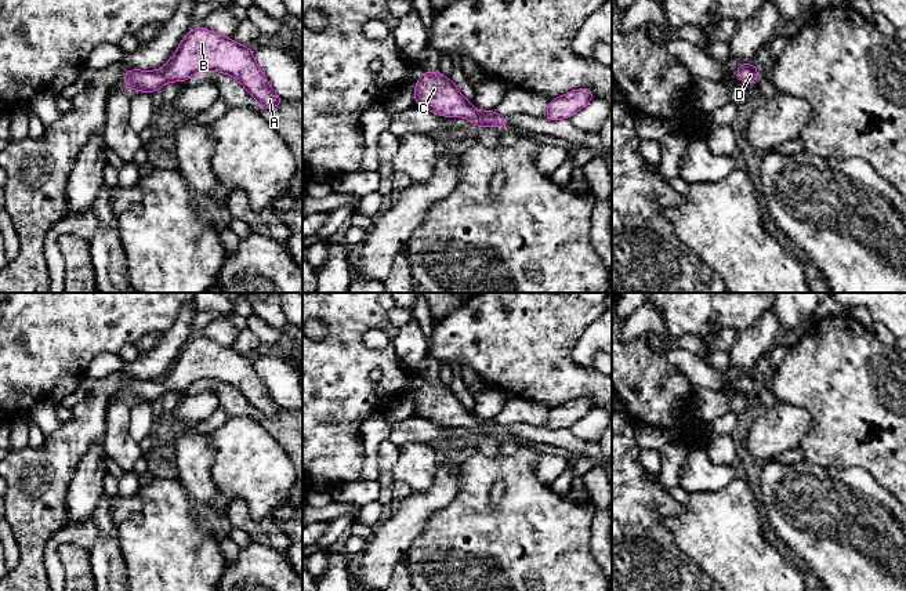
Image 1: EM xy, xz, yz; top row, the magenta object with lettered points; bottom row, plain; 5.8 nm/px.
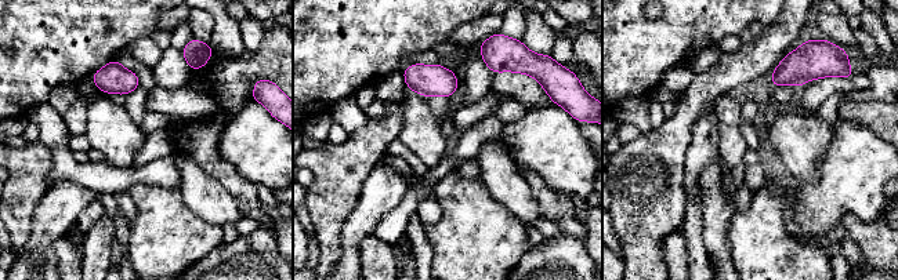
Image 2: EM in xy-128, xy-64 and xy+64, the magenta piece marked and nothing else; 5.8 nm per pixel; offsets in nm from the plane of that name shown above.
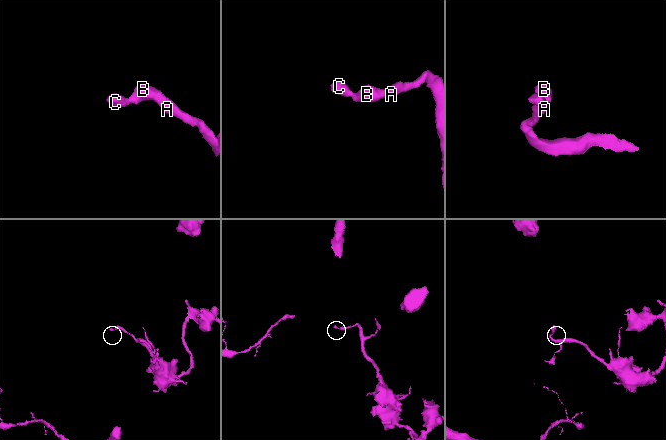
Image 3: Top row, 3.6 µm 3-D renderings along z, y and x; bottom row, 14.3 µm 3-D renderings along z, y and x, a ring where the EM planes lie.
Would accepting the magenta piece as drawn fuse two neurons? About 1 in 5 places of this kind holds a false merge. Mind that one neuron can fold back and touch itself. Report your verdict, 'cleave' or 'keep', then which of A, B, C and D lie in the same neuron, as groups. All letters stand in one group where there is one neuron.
keep; A B C D

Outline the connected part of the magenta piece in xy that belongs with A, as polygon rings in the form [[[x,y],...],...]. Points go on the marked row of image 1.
[[[192,26],[160,70],[128,69],[122,86],[152,94],[162,90],[167,81],[186,83],[191,75],[200,70],[233,76],[264,108],[273,109],[285,102],[268,84],[250,47],[240,46],[232,37],[220,36],[203,26]]]

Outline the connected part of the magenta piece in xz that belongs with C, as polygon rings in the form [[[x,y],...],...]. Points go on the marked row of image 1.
[[[423,70],[413,87],[416,105],[443,117],[468,117],[475,128],[494,126],[505,128],[504,119],[493,110],[476,110],[457,86],[442,72]]]

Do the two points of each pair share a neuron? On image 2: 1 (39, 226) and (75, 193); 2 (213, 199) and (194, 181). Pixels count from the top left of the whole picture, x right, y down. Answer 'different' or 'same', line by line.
1: same
2: same

